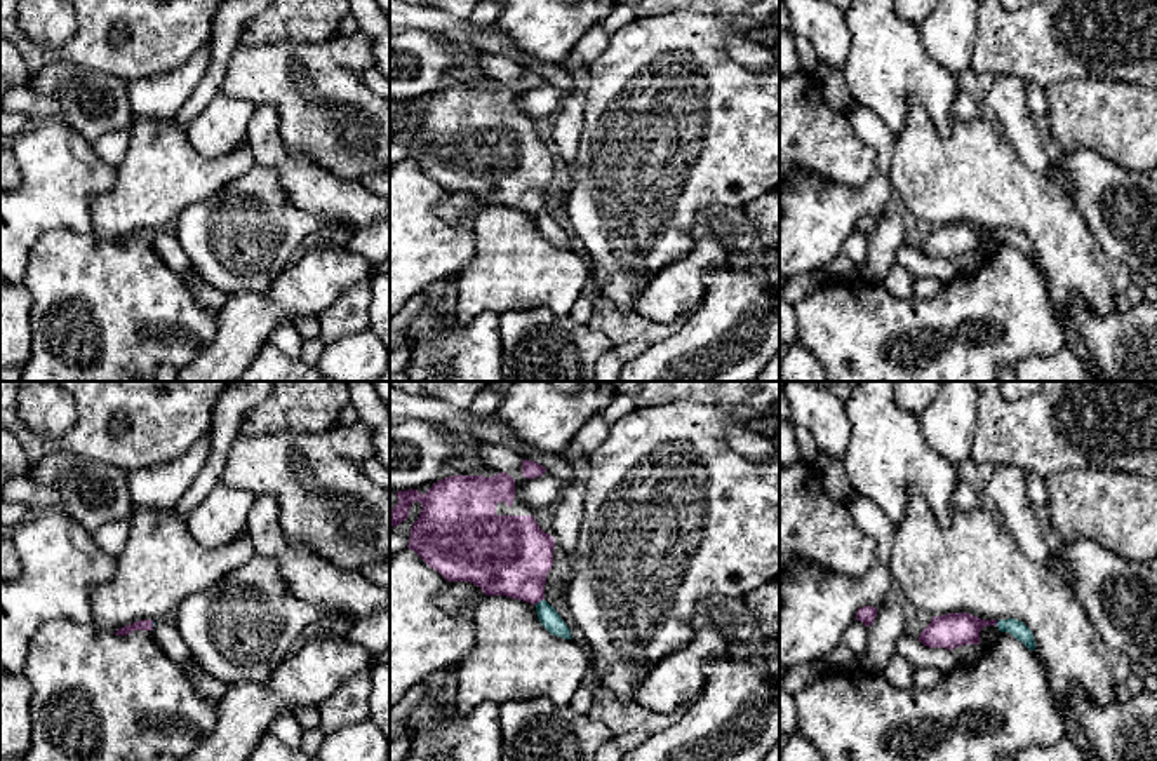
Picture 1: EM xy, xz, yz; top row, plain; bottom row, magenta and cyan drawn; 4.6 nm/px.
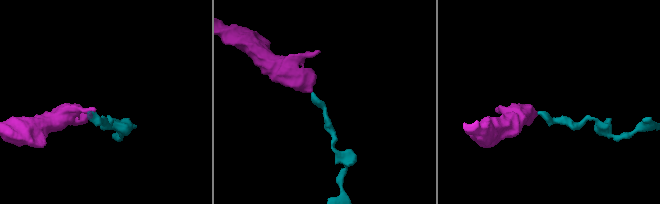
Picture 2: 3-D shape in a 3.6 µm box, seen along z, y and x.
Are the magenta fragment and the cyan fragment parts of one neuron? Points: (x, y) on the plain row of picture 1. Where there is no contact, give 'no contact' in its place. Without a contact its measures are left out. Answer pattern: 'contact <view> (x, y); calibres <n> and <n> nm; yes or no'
contact xz (540, 209); calibres 380 and 90 nm; yes

